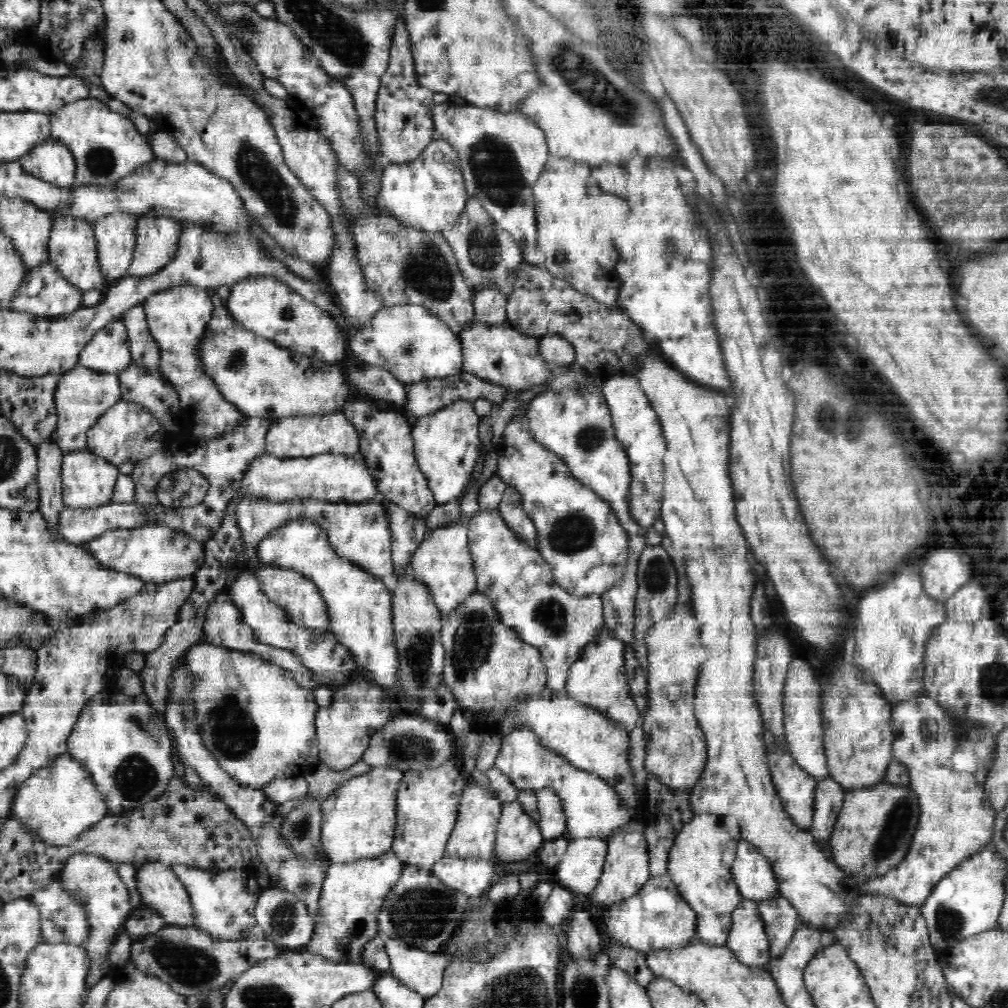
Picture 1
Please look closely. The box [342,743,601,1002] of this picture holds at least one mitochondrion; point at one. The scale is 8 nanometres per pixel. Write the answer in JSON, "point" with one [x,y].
{"point":[421,912]}

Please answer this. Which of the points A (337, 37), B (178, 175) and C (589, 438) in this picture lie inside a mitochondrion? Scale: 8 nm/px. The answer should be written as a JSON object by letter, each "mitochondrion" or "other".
{"A":"mitochondrion","B":"other","C":"mitochondrion"}

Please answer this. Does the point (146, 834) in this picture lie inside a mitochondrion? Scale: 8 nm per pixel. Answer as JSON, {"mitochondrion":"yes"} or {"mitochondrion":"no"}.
{"mitochondrion":"no"}

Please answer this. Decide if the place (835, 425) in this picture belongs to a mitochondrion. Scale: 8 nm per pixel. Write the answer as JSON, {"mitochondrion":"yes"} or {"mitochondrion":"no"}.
{"mitochondrion":"yes"}

